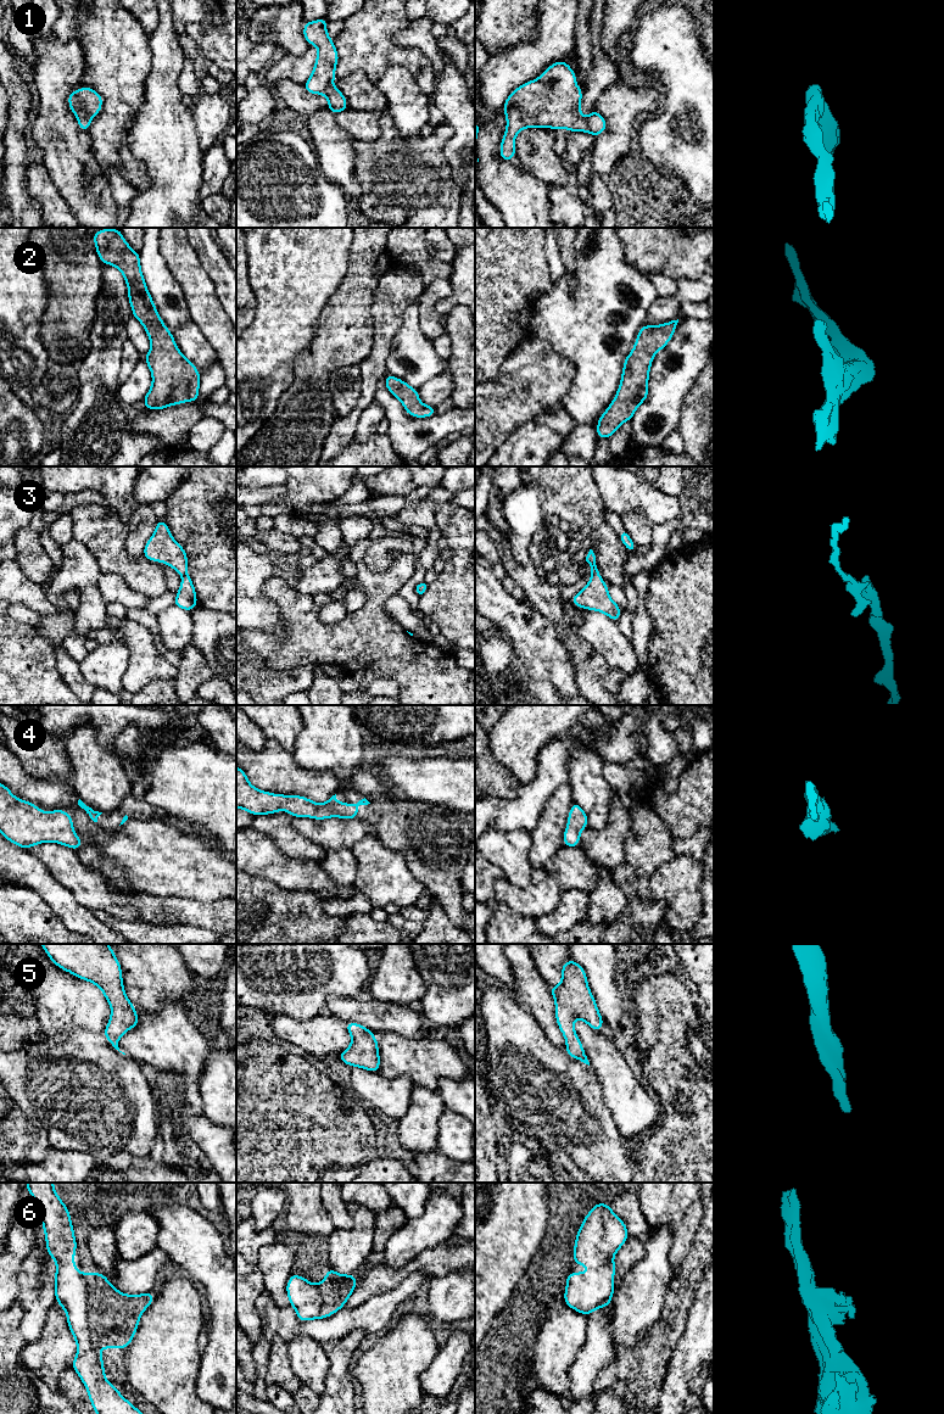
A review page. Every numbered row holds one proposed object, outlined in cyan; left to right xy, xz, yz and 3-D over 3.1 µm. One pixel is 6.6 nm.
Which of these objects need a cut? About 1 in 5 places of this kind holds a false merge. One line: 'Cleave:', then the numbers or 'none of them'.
Cleave: none of them

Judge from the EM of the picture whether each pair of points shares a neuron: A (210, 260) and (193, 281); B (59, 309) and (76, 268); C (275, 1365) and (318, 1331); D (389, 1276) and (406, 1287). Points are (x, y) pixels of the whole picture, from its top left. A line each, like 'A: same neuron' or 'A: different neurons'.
A: different neurons
B: same neuron
C: different neurons
D: different neurons

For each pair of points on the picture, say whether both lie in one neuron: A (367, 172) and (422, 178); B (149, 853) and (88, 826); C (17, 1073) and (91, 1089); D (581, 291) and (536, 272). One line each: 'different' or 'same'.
A: same
B: same
C: same
D: different

